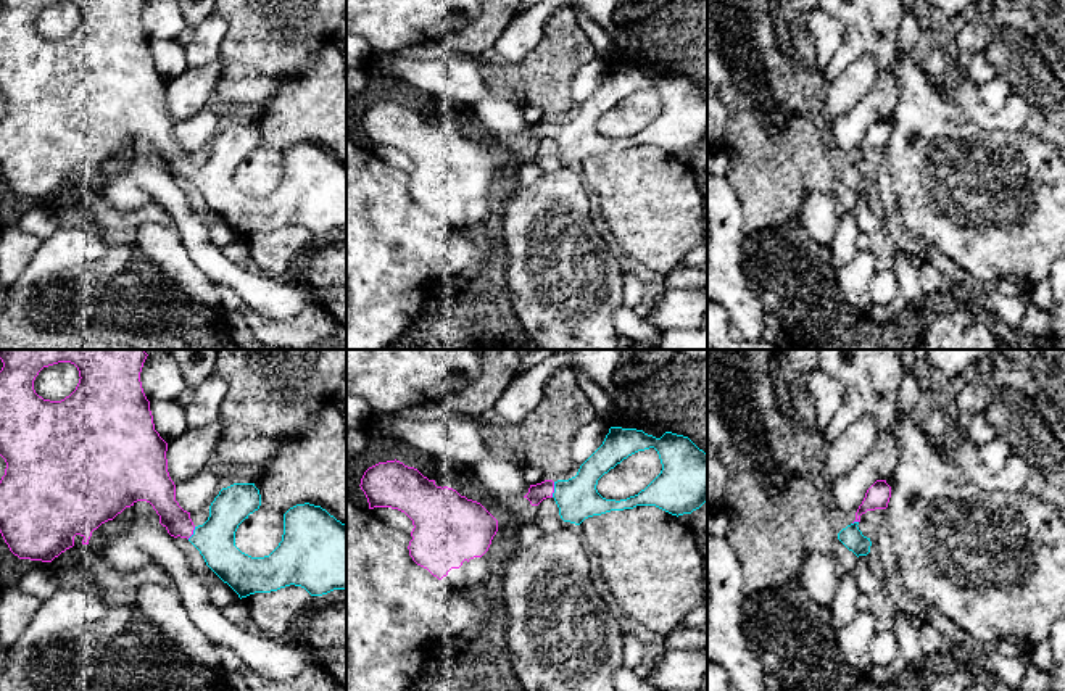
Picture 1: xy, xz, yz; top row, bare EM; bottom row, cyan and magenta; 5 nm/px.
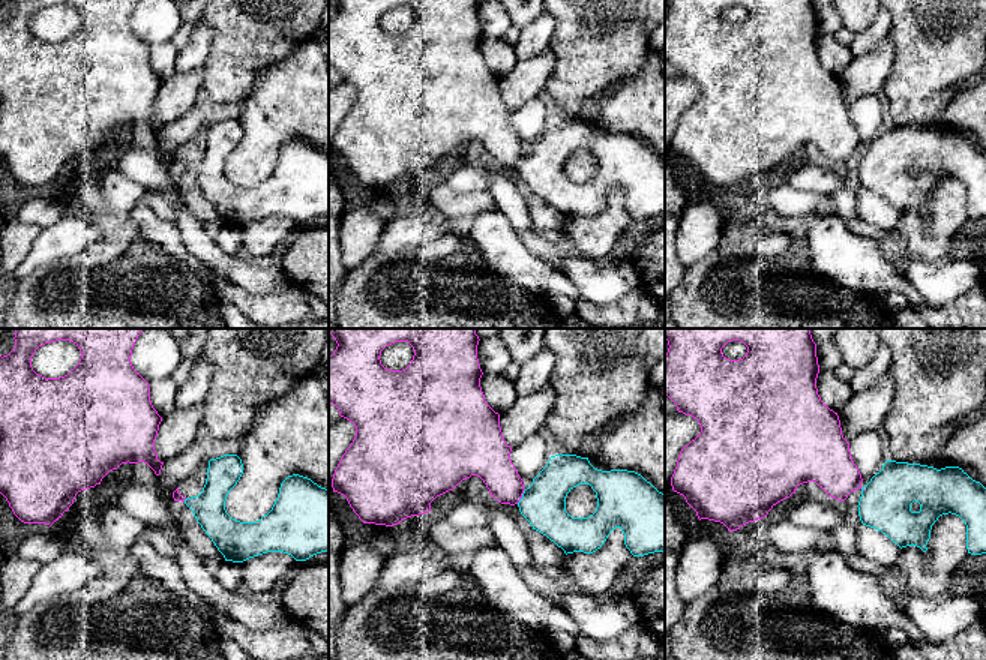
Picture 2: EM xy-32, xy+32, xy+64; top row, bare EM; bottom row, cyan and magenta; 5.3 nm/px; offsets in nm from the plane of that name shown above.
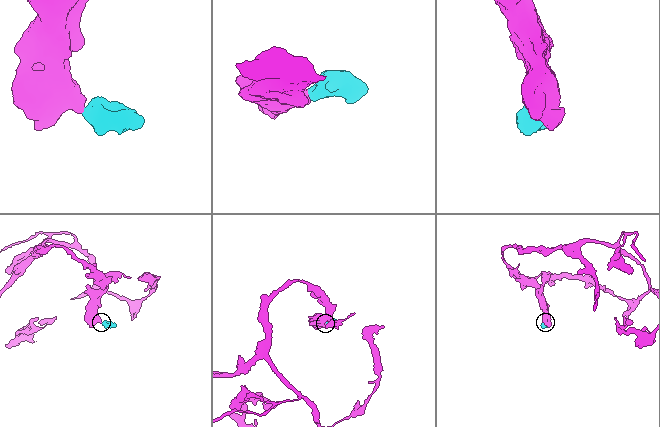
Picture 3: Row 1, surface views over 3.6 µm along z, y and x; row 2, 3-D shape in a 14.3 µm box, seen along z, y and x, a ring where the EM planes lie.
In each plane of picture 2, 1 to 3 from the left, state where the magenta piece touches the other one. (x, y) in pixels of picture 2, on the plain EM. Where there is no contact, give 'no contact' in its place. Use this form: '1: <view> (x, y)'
1: xy-32 (185, 164)
2: xy+32 (523, 161)
3: no contact

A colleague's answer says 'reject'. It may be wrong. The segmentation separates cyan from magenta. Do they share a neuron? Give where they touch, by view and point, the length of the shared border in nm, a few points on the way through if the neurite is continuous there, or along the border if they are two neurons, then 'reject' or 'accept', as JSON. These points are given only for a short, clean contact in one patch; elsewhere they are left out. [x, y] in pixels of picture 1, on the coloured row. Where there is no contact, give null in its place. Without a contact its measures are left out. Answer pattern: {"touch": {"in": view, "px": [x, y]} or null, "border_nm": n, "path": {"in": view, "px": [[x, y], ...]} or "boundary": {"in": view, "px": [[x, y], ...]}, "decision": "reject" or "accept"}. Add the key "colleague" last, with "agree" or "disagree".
{"touch": {"in": "xz", "px": [555, 490]}, "border_nm": 80, "path": {"in": "xz", "px": [[577, 498], [555, 490], [537, 493]]}, "decision": "accept", "colleague": "disagree"}

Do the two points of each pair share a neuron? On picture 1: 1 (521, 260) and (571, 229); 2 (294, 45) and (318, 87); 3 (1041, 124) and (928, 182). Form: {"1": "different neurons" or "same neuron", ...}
{"1": "same neuron", "2": "different neurons", "3": "different neurons"}

